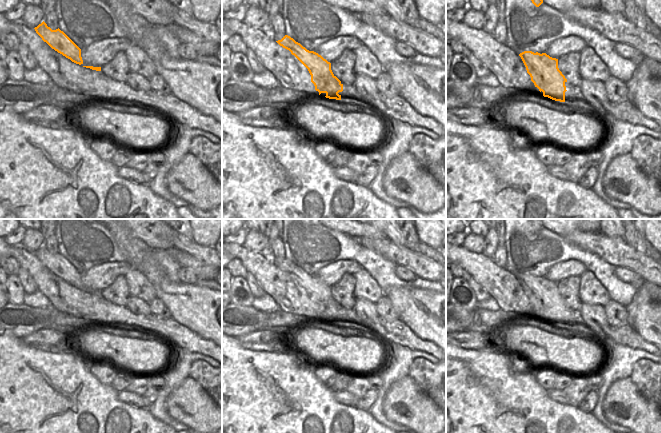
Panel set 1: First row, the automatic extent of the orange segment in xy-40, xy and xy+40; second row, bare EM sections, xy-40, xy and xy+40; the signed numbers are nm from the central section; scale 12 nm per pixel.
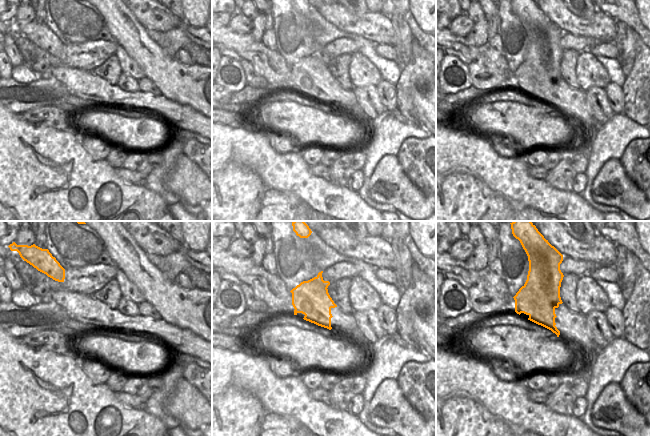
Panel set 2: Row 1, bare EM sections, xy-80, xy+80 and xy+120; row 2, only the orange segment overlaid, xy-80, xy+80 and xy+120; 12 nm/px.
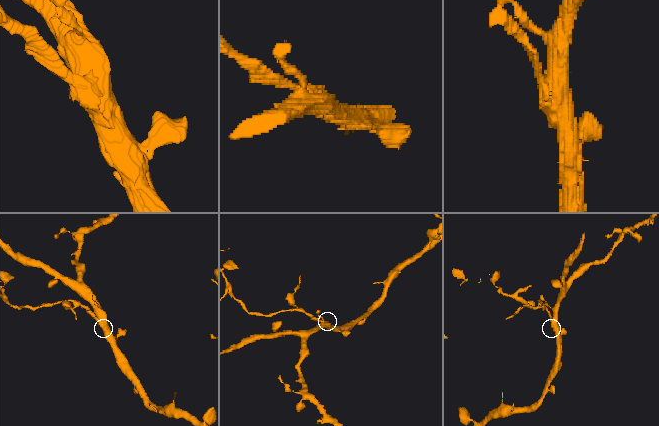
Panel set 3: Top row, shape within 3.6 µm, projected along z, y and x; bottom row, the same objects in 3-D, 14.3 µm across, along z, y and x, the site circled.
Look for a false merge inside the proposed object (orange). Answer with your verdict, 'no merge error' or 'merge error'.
merge error

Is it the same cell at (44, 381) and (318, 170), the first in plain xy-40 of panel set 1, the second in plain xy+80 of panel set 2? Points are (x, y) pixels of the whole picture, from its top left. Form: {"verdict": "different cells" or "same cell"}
{"verdict": "different cells"}

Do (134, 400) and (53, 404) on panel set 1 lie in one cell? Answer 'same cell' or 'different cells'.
different cells

